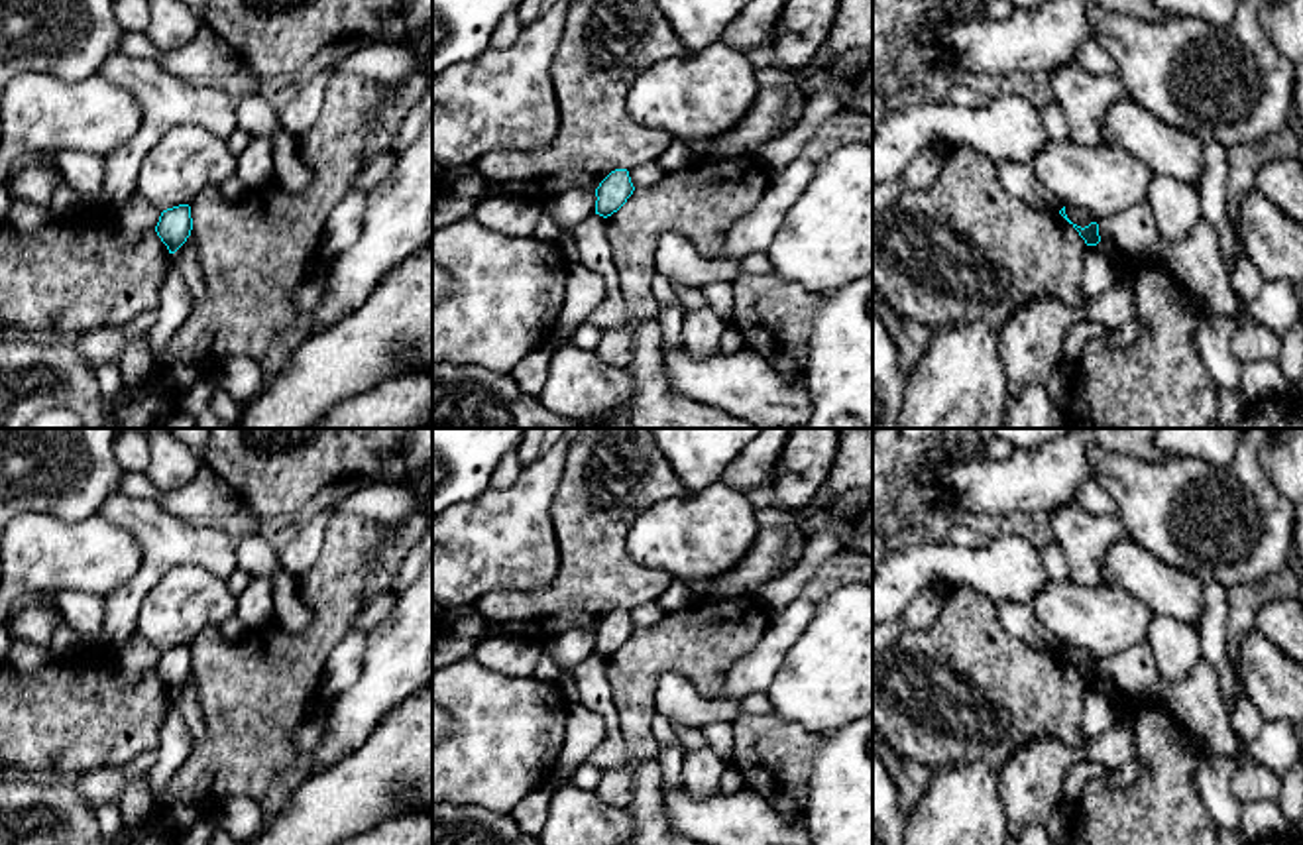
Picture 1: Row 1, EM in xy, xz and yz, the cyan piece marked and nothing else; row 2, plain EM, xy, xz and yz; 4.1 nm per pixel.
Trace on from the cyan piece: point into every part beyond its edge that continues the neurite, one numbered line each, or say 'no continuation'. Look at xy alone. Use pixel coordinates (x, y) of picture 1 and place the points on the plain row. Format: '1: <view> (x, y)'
no continuation

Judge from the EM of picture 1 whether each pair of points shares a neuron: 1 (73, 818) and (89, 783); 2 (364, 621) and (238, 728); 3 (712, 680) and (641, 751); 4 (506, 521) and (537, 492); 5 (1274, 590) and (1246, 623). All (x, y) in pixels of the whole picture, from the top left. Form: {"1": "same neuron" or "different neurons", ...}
{"1": "different neurons", "2": "different neurons", "3": "same neuron", "4": "same neuron", "5": "same neuron"}

